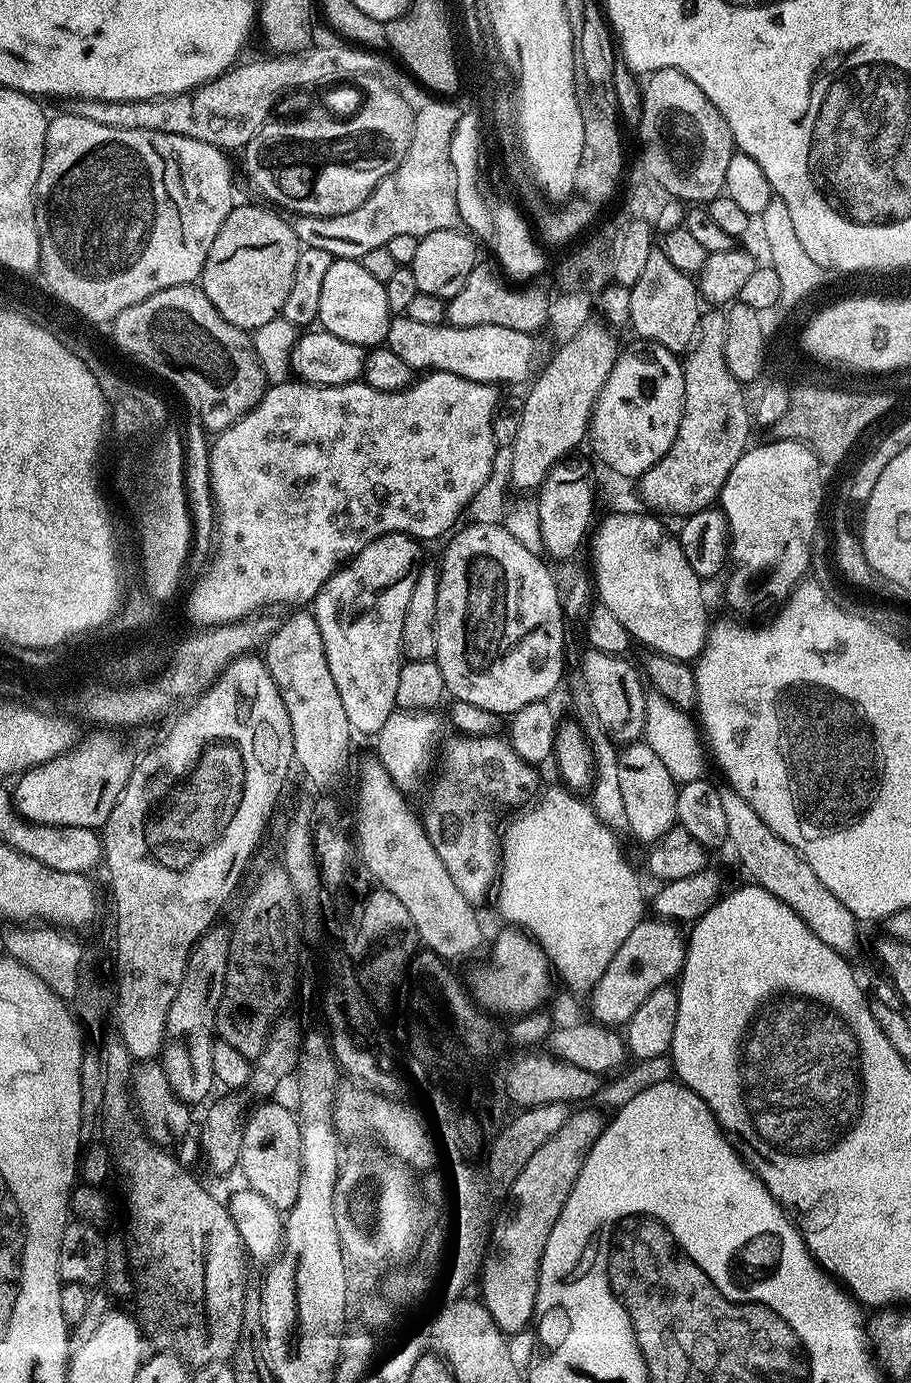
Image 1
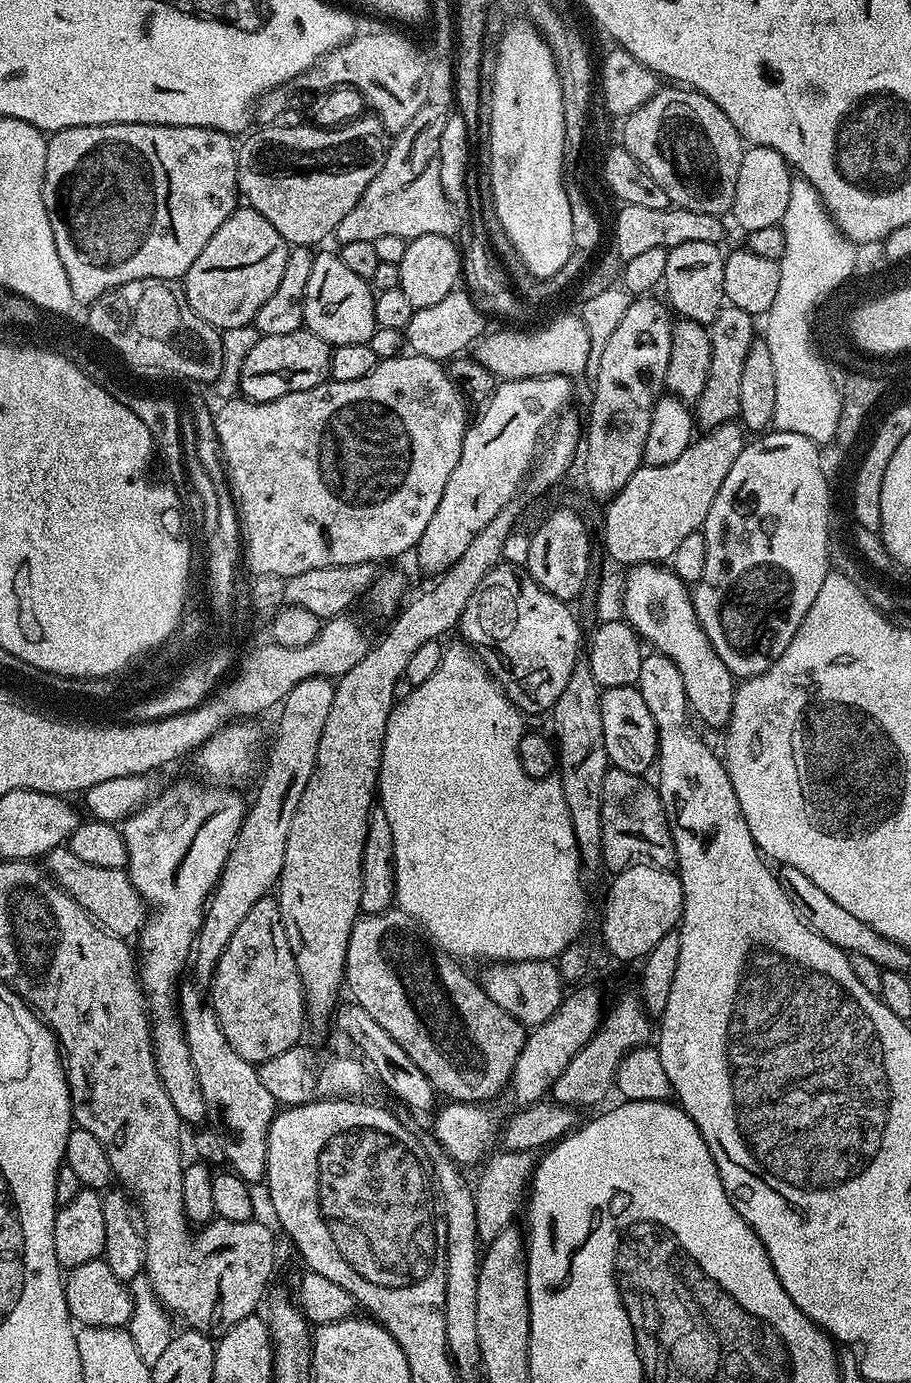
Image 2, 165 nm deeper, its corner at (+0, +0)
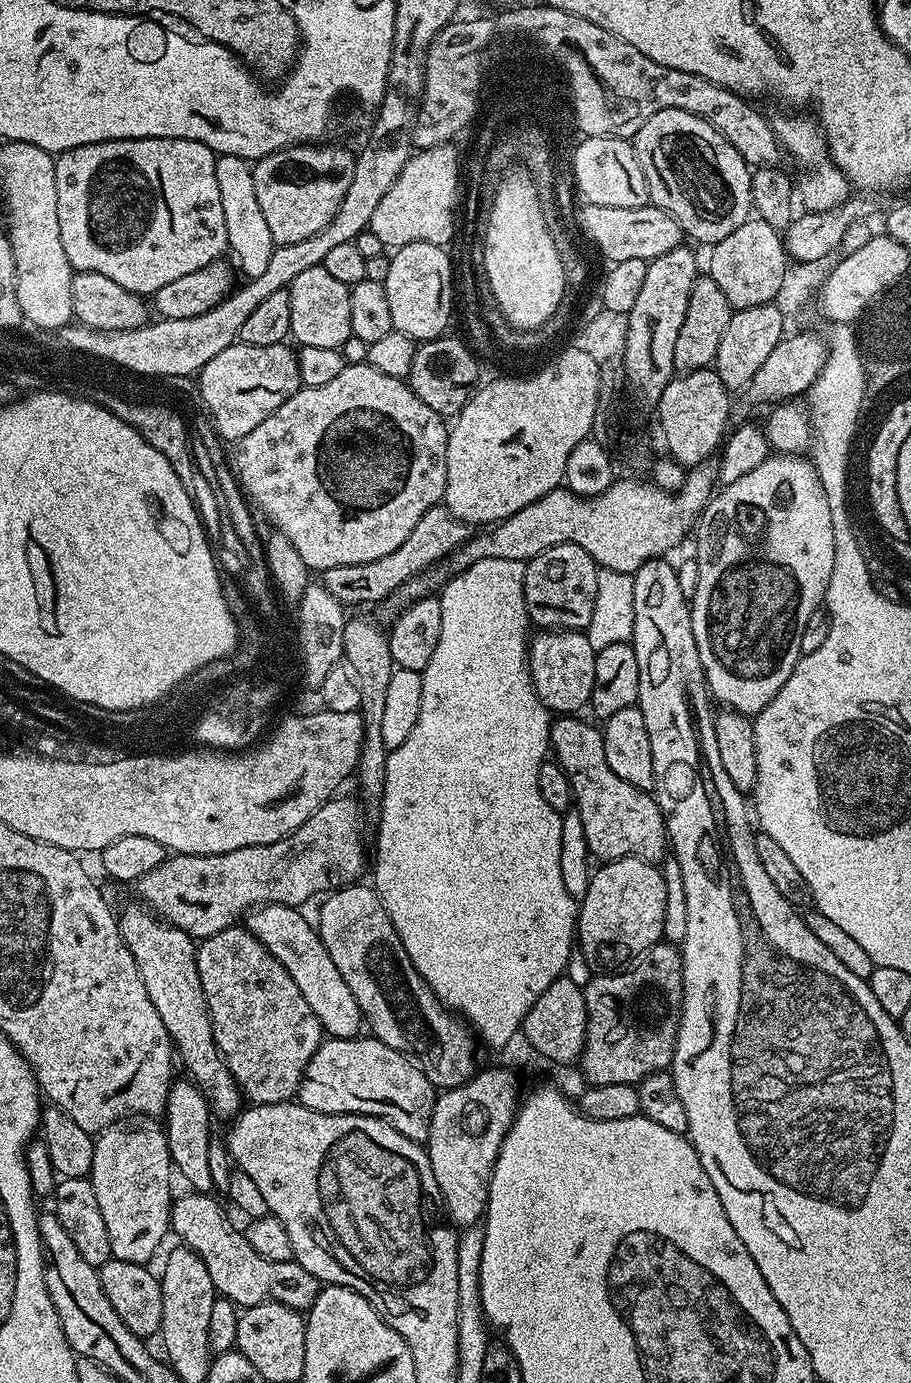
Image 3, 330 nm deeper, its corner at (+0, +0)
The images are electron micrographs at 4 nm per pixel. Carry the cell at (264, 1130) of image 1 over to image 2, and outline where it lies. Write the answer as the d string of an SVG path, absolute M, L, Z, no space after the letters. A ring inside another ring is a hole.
M187 982L181 983L178 988L178 1015L180 1017L180 1027L184 1029L184 1038L186 1040L186 1046L190 1048L190 1062L194 1062L194 1074L198 1074L198 1086L202 1086L202 1094L204 1100L208 1103L209 1113L214 1117L217 1116L220 1119L220 1124L224 1127L222 1129L222 1139L224 1143L225 1158L227 1163L230 1165L231 1171L235 1172L237 1176L243 1178L243 1180L249 1182L255 1182L255 1180L263 1181L265 1179L264 1171L268 1165L268 1159L266 1158L266 1146L268 1145L268 1131L272 1125L272 1120L276 1117L278 1111L278 1105L276 1100L270 1094L270 1090L266 1090L266 1086L262 1086L262 1078L260 1077L257 1065L252 1064L246 1058L242 1058L238 1054L238 1050L234 1050L234 1046L230 1046L230 1042L226 1042L226 1034L222 1034L222 1026L218 1022L216 1017L216 1011L210 1007L209 1001L200 992L201 989L197 987L195 983Z

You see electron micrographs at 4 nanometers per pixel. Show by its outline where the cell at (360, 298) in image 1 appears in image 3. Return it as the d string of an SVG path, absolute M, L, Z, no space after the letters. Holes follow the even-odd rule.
M323 266L317 268L308 269L298 274L291 284L287 287L288 297L290 298L290 326L292 327L290 336L294 341L297 340L297 345L300 346L322 346L323 348L339 348L343 349L345 347L344 343L347 340L351 341L353 339L352 331L350 330L350 288L349 285L343 284L342 282L336 281L332 275L330 275Z

